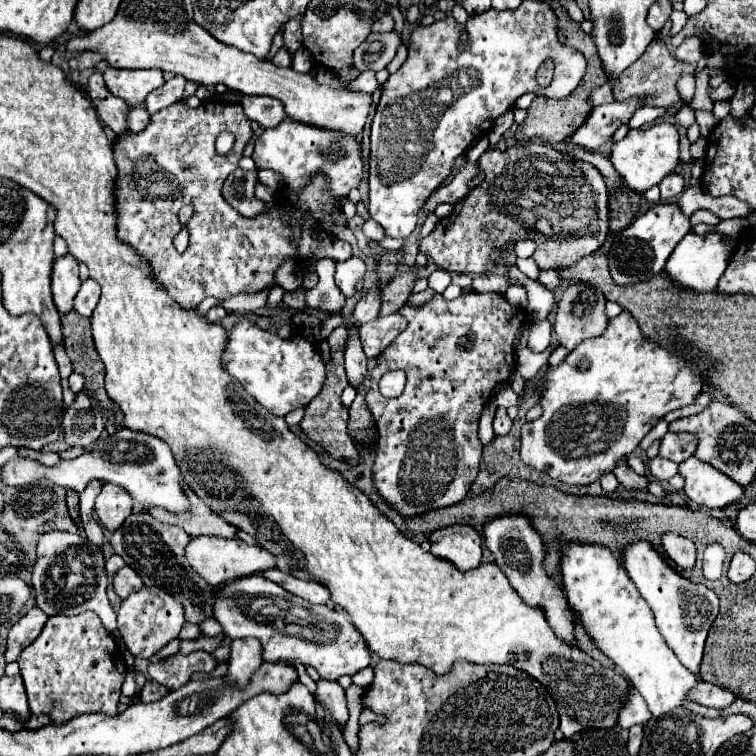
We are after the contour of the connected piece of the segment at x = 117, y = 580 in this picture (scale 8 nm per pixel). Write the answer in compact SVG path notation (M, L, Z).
M129 566L121 568L113 578L113 588L121 600L125 600L131 592L137 592L143 588L143 580L137 576L137 572Z

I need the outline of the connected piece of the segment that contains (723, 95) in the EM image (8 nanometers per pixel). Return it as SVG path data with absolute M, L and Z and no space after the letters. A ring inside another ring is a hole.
M725 80L717 90L709 90L709 96L717 100L731 100L731 96L735 94L735 84L731 80Z

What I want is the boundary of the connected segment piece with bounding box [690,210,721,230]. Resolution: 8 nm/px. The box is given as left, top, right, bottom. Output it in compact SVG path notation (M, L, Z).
M698 210L690 216L690 222L692 230L699 223L705 223L707 225L717 225L721 220L709 210Z

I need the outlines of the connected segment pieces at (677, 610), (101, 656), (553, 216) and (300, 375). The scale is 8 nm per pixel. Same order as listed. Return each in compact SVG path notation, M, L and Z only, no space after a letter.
M637 540L627 544L621 550L625 570L629 572L631 580L639 588L641 596L649 602L657 628L669 648L677 654L681 664L699 676L699 666L701 666L701 656L703 656L703 646L705 638L711 630L713 620L719 614L719 598L713 590L709 590L705 584L695 584L681 576L675 568L671 568L663 556L655 550L655 546L649 540Z
M95 612L51 616L39 638L21 652L17 664L21 666L21 676L29 696L29 710L33 716L47 714L53 724L63 724L75 716L93 712L117 716L127 666L115 638L105 630Z
M525 142L507 148L505 152L487 150L481 156L481 168L487 172L485 182L459 200L451 216L439 220L435 230L419 242L419 252L431 256L439 268L451 274L487 274L503 262L503 252L507 252L505 248L523 238L533 238L537 242L533 260L543 270L571 266L603 246L609 222L607 188L601 172L593 164L569 158L553 146L545 146L545 142Z
M249 318L235 320L221 354L221 366L229 374L233 374L243 384L243 388L249 394L253 394L253 398L275 416L285 416L295 408L305 408L325 384L325 362L321 358L321 352L313 342L305 338L303 332L295 332L291 338L281 338L277 334L261 330L259 326L255 326L255 322L249 322Z

